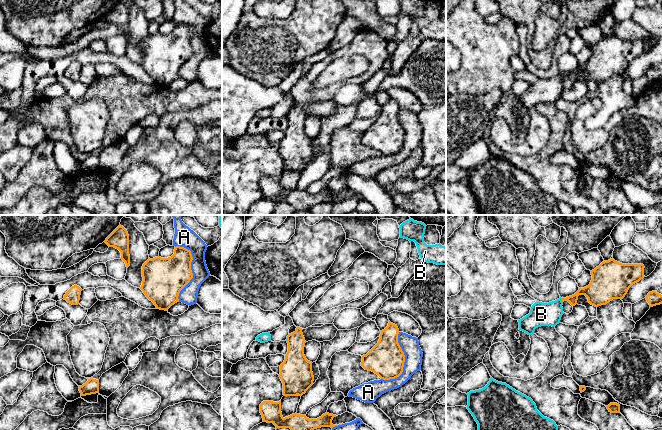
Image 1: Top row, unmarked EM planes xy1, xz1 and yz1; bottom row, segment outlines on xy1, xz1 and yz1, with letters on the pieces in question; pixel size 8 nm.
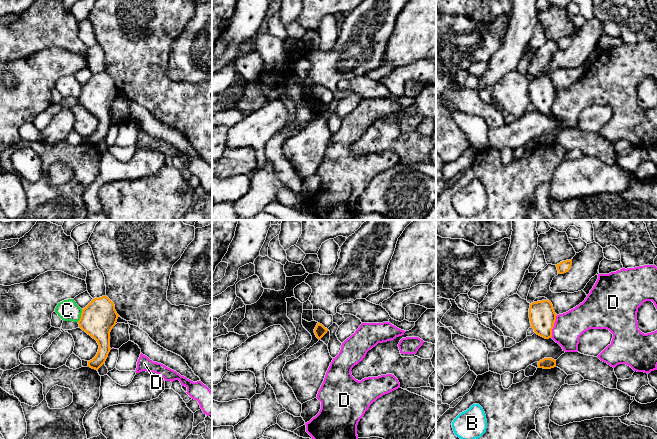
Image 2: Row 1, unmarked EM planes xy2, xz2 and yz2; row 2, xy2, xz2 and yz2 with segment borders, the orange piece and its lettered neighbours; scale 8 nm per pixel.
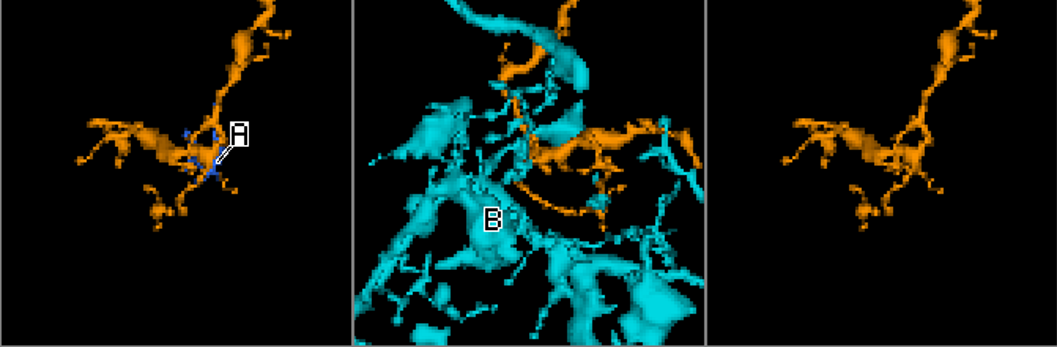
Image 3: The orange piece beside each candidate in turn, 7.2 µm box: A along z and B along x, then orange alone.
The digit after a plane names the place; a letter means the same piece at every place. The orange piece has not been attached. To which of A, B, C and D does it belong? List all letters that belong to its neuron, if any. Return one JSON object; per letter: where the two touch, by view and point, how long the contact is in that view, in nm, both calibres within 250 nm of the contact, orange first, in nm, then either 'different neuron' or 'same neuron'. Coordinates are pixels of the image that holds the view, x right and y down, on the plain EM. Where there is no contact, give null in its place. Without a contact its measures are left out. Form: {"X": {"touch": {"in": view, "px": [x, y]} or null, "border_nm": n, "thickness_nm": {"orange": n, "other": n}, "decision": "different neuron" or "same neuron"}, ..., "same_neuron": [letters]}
{"A": {"touch": {"in": "xy1", "px": [190, 45]}, "border_nm": 460, "thickness_nm": {"orange": 340, "other": 160}, "decision": "different neuron"}, "B": {"touch": {"in": "yz1", "px": [562, 76]}, "border_nm": 40, "thickness_nm": {"orange": 120, "other": 190}, "decision": "same neuron"}, "C": {"touch": {"in": "xy2", "px": [81, 91]}, "border_nm": 110, "thickness_nm": {"orange": 280, "other": 170}, "decision": "different neuron"}, "D": {"touch": {"in": "yz2", "px": [553, 102]}, "border_nm": 190, "thickness_nm": {"orange": 220, "other": 240}, "decision": "different neuron"}, "same_neuron": ["B"]}

